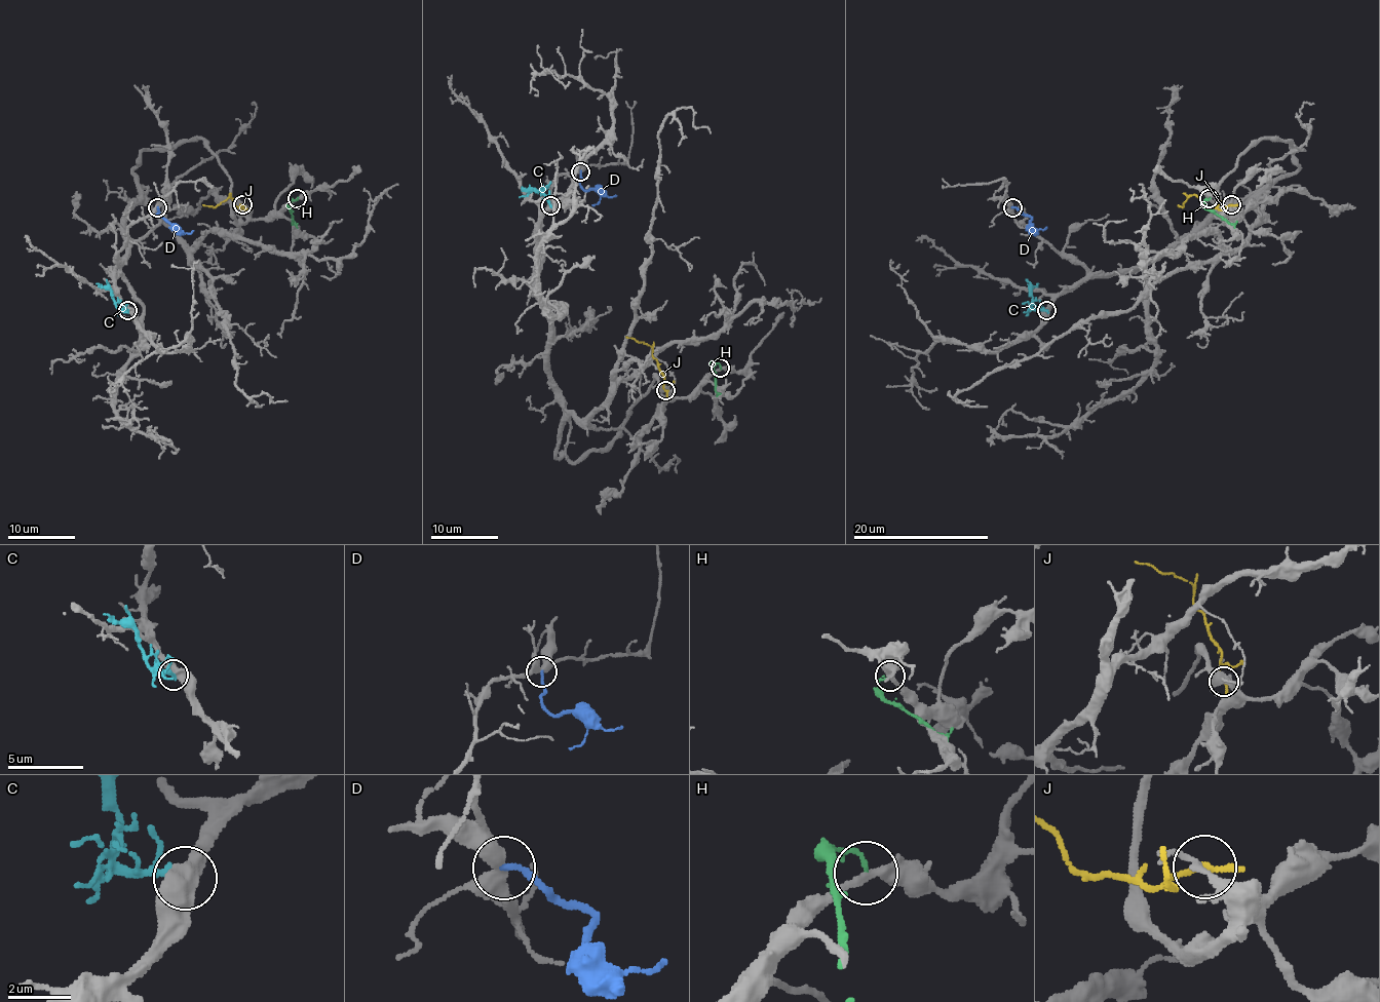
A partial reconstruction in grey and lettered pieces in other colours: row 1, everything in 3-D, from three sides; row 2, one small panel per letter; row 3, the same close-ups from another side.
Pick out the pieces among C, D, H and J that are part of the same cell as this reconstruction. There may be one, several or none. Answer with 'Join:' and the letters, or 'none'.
Join: none

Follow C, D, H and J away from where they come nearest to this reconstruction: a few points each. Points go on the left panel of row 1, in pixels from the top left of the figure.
C: (127, 311), (118, 307), (108, 288), (96, 283)
D: (156, 207), (156, 215), (184, 233), (192, 230)
H: (297, 197), (290, 204), (294, 222)
J: (242, 204), (241, 209), (236, 207), (229, 194), (216, 206), (202, 204)

